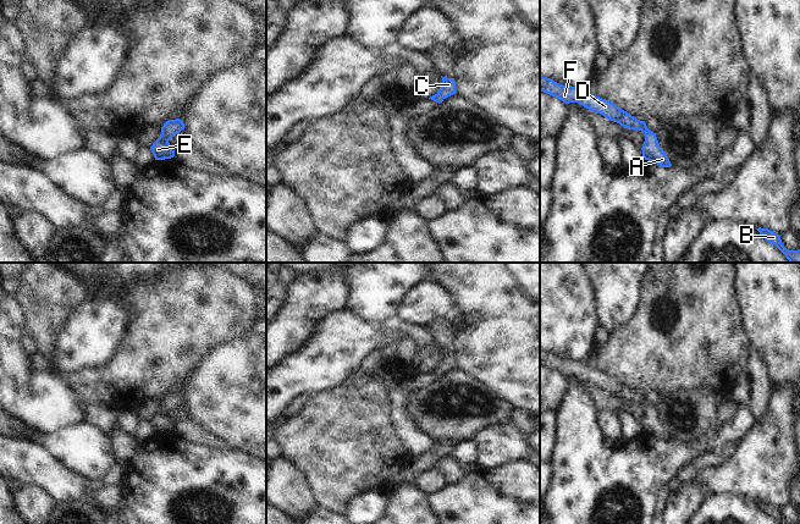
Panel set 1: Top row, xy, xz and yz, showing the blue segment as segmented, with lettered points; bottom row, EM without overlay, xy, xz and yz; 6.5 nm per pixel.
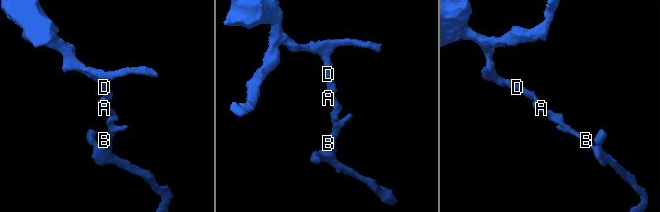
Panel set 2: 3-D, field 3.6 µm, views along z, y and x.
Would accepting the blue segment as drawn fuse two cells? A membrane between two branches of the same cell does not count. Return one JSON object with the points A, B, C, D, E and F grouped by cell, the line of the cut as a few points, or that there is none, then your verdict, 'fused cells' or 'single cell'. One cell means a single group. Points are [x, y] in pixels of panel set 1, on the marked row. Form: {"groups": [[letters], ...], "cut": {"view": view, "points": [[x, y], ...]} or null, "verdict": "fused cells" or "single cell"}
{"groups": [["A", "B", "C", "D", "E", "F"]], "cut": null, "verdict": "single cell"}

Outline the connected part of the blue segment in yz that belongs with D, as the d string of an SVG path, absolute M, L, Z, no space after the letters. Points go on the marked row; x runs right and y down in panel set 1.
M540 75L540 92L556 96L565 104L578 103L591 111L601 114L608 120L619 123L624 128L641 131L645 134L645 142L641 148L642 158L661 167L672 166L668 156L660 147L656 133L647 128L645 121L638 120L612 101L591 94L587 87L575 88L572 86L563 86Z

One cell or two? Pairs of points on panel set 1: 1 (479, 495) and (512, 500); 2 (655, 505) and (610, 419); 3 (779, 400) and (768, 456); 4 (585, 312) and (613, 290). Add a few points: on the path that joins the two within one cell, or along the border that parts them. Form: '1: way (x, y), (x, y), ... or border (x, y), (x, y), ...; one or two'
1: way (487, 500), (503, 500); one
2: border (622, 440), (617, 443); two
3: way (779, 413), (779, 420), (771, 442); one
4: border (588, 276), (592, 286), (597, 323), (600, 325); two

